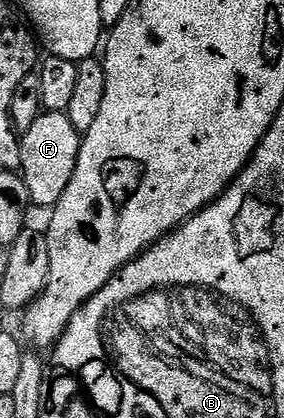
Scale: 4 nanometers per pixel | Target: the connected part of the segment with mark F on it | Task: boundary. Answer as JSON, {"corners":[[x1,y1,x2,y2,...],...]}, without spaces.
{"corners":[[44,111,38,121,34,121,34,125,30,125,30,129,23,132,20,140,20,171,26,181,30,203,32,199,36,207,55,207,62,193,66,193,66,185,70,185,74,177,81,142,81,132,74,129,63,111]]}

